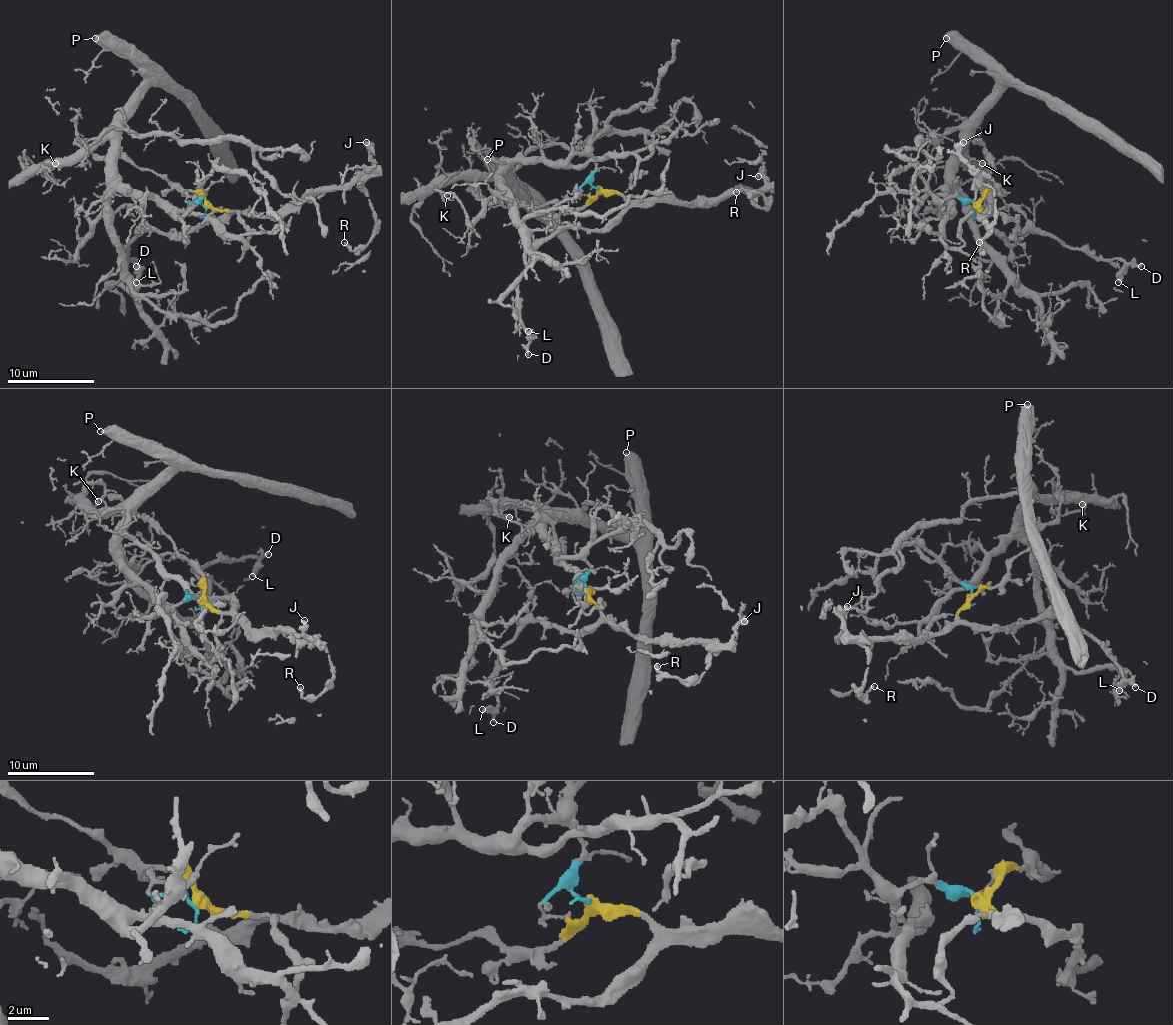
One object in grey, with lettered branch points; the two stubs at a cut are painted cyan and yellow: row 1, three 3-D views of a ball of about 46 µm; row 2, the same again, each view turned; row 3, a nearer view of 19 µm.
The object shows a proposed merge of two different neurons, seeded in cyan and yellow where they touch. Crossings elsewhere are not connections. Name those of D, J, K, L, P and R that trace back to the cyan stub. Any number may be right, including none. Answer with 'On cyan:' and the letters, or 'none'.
On cyan: K, P

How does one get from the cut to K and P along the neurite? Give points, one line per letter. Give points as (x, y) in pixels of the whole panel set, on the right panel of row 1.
K: (977, 206), (948, 197), (942, 215), (961, 139), (961, 154), (979, 171), (983, 163)
P: (977, 206), (970, 200), (948, 197), (942, 215), (948, 210), (959, 128), (994, 89), (996, 76), (946, 39)

